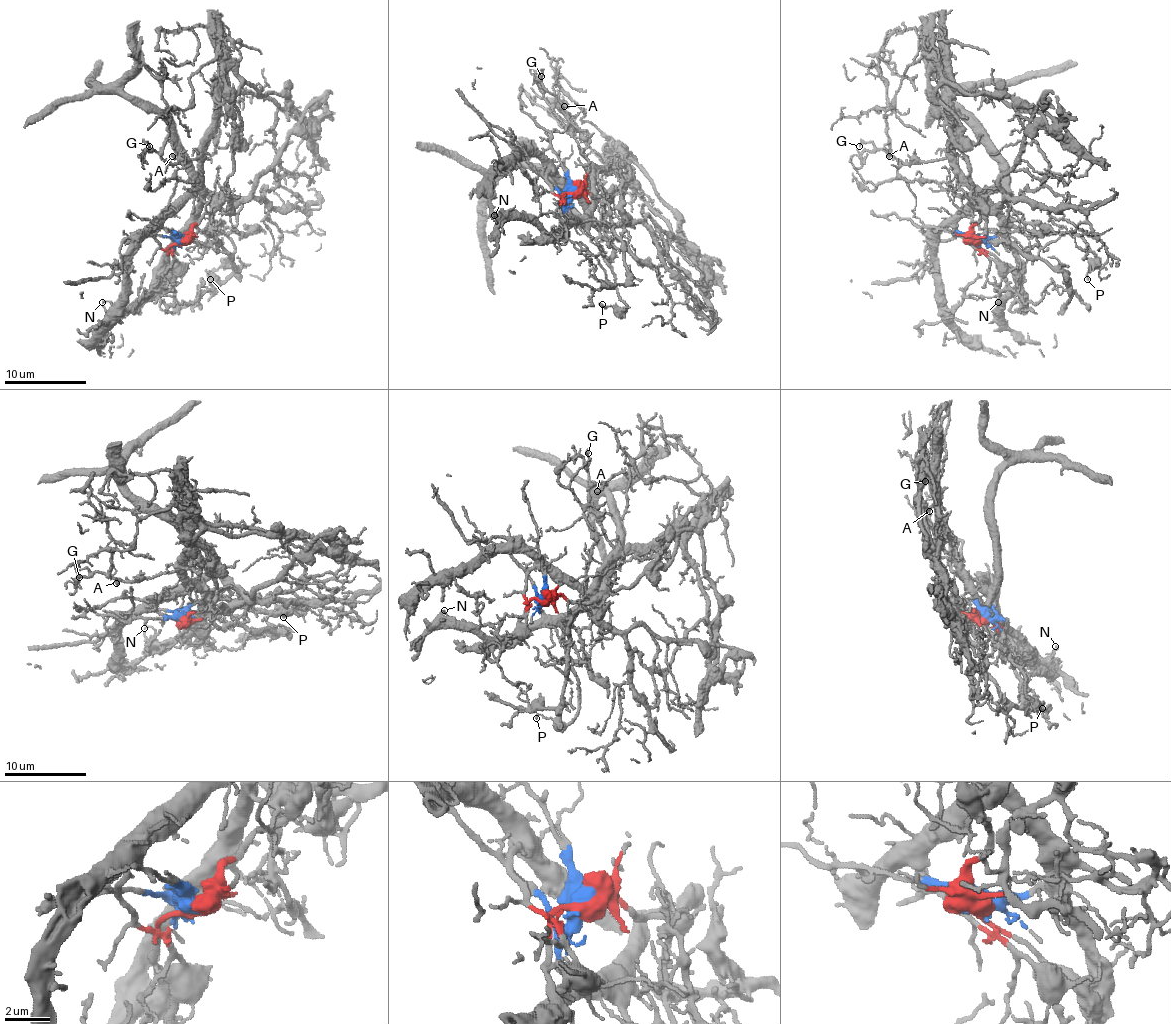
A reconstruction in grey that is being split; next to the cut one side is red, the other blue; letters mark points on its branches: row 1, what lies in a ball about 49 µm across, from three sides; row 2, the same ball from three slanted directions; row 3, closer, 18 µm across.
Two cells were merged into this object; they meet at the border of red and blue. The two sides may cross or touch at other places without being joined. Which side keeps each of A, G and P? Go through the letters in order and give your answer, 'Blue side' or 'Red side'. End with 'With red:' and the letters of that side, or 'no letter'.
A: Blue side
G: Blue side
P: Blue side
With red: no letter

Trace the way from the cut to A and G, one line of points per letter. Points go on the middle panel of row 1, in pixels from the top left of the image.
A: (574, 192), (564, 214), (578, 218), (592, 200), (590, 165), (574, 132), (553, 110), (564, 105)
G: (574, 192), (564, 214), (578, 218), (592, 200), (590, 165), (574, 132), (539, 87), (537, 79), (541, 77)

